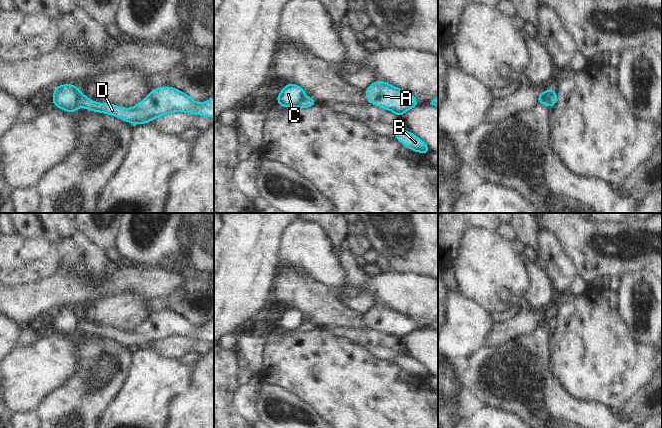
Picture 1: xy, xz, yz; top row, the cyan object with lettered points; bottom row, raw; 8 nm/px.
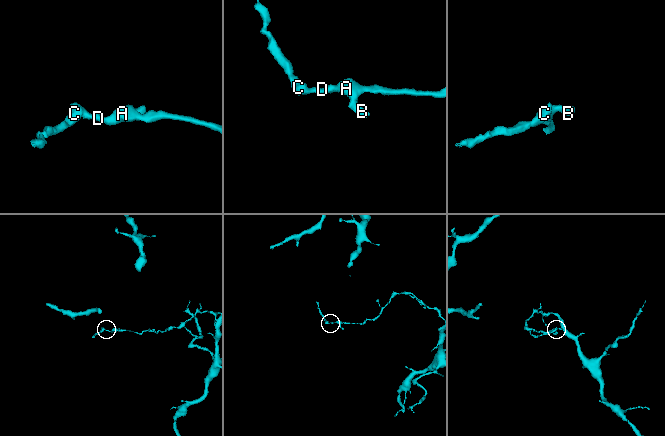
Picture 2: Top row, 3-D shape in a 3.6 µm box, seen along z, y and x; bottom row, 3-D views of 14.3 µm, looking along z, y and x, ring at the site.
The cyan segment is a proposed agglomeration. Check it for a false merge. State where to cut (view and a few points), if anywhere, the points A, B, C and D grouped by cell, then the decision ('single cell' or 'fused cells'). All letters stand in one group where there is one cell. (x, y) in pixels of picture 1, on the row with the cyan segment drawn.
cut in yz along (552, 88), (547, 105); A B D / C; fused cells

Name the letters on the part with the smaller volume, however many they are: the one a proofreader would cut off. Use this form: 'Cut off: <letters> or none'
Cut off: C

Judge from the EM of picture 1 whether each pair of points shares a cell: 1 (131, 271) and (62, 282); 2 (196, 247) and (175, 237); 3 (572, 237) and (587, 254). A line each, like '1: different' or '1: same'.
1: same
2: different
3: same

